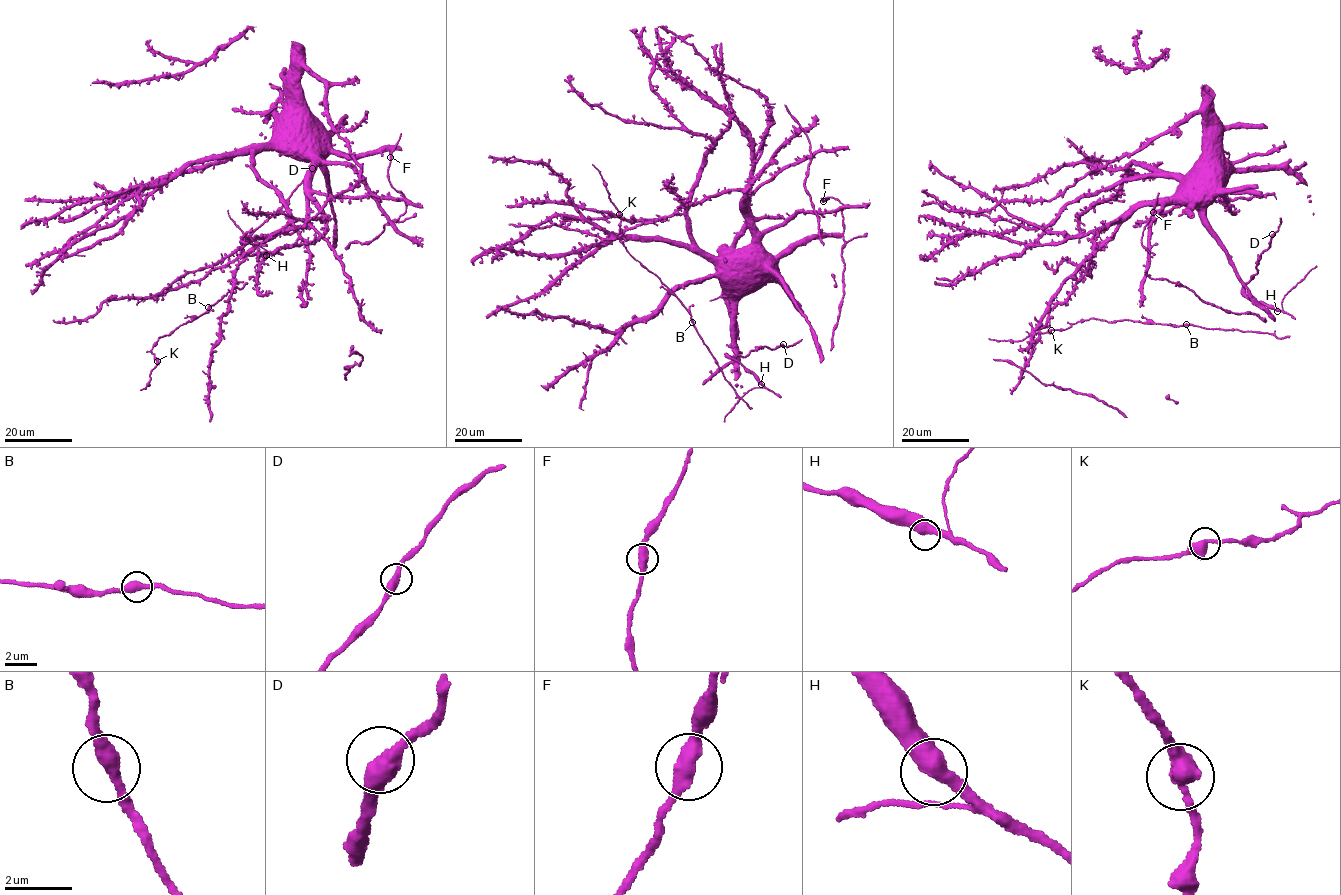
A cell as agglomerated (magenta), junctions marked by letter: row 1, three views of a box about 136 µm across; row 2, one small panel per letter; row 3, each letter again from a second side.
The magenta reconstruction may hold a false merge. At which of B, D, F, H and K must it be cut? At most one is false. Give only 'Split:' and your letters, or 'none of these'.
Split: none of these

